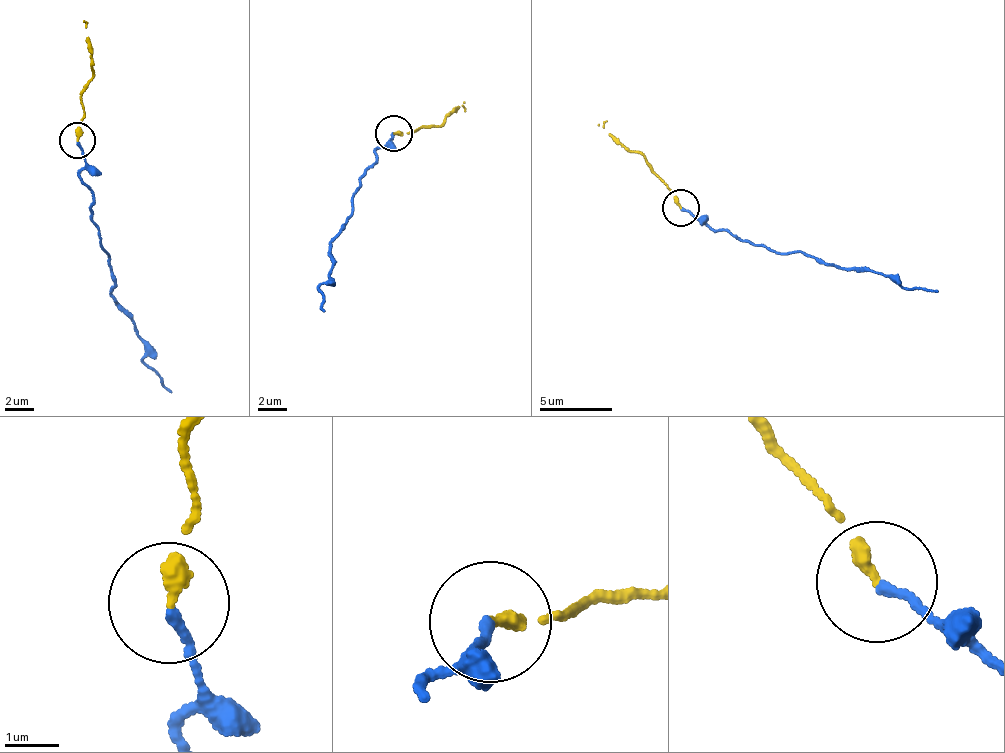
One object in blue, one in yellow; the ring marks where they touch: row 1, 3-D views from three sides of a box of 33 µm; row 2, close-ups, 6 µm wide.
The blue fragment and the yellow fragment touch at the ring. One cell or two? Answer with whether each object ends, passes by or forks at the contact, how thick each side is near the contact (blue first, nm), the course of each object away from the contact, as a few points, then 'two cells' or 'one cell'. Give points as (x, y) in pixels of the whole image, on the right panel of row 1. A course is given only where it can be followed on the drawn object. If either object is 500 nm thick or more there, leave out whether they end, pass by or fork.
blue ends | yellow ends | 150/280 nm | blue via (679, 209), (745, 242), (810, 253), (841, 268), (855, 266), (892, 277), (907, 288), (936, 293) | yellow via (679, 206), (641, 154), (608, 135), (605, 123), (598, 127) | one cell

